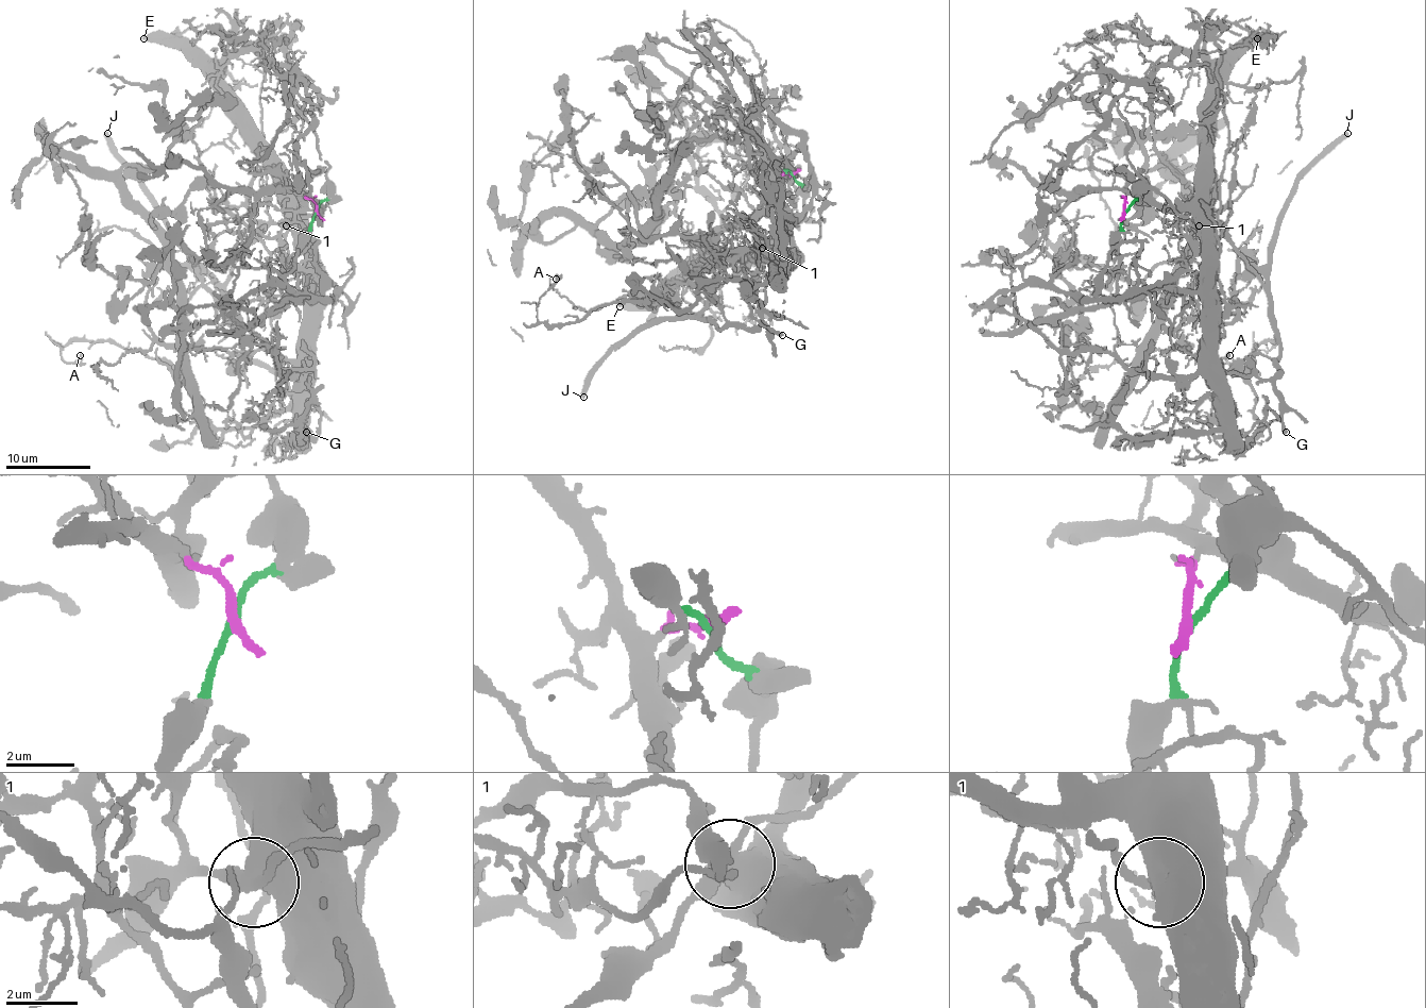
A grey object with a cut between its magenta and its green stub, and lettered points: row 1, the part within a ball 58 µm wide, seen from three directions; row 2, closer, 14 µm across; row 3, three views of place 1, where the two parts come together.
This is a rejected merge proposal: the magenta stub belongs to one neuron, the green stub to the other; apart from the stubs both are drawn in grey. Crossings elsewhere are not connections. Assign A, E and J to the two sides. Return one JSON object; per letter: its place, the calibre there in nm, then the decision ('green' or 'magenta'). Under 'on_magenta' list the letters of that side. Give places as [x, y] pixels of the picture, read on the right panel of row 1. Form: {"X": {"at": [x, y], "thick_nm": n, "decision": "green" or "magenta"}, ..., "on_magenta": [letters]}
{"A": {"at": [1229, 355], "thick_nm": 150, "decision": "magenta"}, "E": {"at": [1257, 38], "thick_nm": 500, "decision": "magenta"}, "J": {"at": [1347, 133], "thick_nm": 440, "decision": "green"}, "on_magenta": ["A", "E"]}

